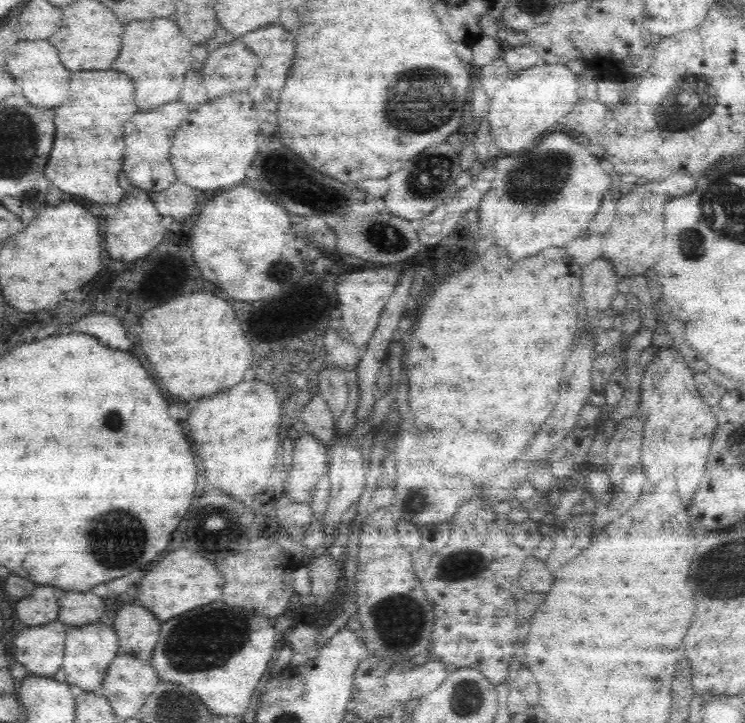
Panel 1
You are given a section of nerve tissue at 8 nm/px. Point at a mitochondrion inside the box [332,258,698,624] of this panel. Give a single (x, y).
(463, 563)

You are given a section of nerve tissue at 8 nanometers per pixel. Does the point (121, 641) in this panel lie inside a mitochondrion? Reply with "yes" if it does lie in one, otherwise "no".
no

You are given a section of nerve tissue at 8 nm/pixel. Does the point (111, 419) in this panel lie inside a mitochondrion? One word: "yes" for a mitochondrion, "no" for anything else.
yes

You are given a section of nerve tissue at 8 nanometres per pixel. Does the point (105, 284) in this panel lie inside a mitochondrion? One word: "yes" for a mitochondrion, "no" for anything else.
no

